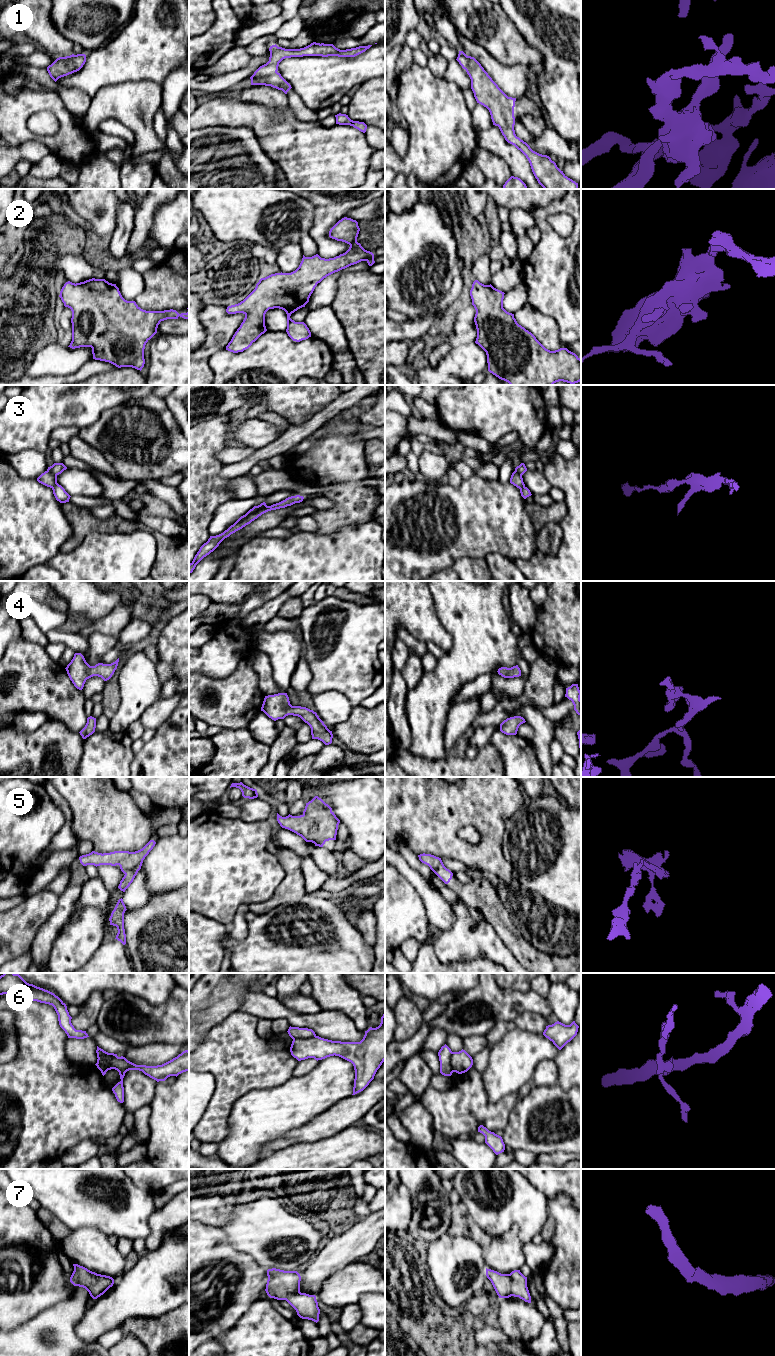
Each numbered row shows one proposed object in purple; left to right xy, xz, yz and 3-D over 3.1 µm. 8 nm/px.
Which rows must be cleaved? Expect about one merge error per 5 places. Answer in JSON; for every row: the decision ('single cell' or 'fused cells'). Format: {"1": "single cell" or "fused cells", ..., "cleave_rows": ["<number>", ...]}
{"1": "single cell", "2": "single cell", "3": "single cell", "4": "single cell", "5": "single cell", "6": "fused cells", "7": "single cell", "cleave_rows": ["6"]}

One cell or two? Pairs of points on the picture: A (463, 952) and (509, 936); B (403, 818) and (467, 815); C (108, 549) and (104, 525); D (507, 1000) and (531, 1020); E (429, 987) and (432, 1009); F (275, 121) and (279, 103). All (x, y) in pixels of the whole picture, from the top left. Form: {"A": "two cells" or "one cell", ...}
{"A": "two cells", "B": "one cell", "C": "two cells", "D": "two cells", "E": "two cells", "F": "two cells"}

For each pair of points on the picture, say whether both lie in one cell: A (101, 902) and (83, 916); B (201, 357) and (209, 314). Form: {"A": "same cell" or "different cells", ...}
{"A": "different cells", "B": "same cell"}

